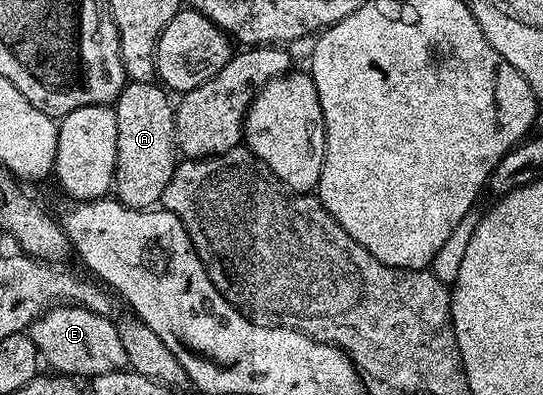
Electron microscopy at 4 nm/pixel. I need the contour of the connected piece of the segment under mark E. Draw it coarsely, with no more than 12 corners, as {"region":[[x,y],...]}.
{"region":[[78,305],[30,325],[39,357],[93,378],[127,365],[117,325]]}

